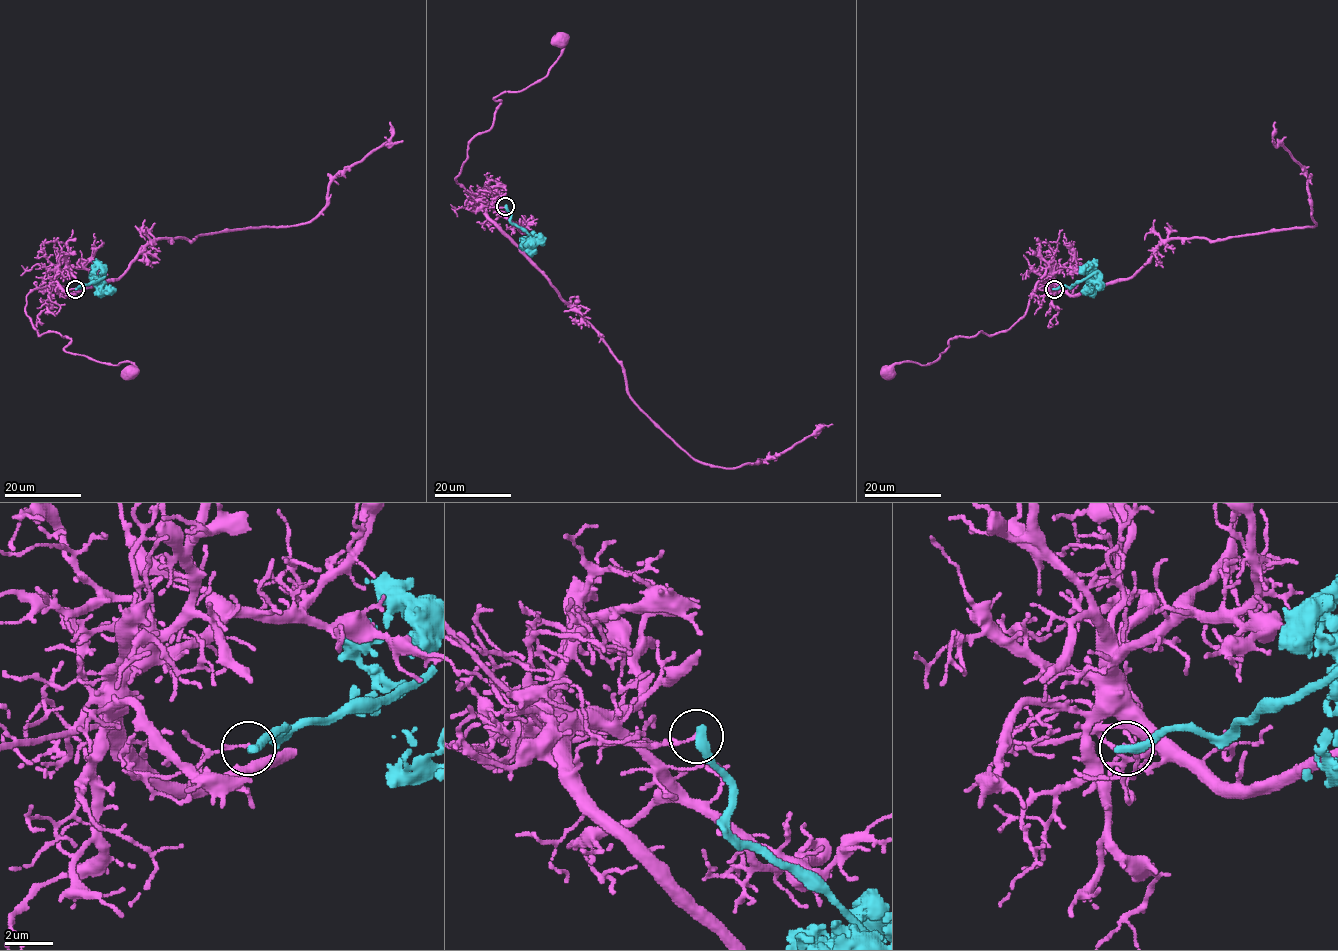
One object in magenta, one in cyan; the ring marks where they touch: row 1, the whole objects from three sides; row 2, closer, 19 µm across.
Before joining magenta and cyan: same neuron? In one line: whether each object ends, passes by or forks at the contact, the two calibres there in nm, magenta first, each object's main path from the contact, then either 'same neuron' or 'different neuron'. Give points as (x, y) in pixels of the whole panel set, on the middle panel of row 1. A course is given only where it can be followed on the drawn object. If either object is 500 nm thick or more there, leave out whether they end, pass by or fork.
magenta ends; cyan ends; calibres 130 and 440 nm; course magenta (505, 206), (485, 212), (455, 179), (469, 142), (493, 123), (494, 99), (543, 79), (559, 42); course cyan (505, 206), (510, 221), (534, 240), (532, 247), (525, 250), (523, 247), (531, 236); different neuron

